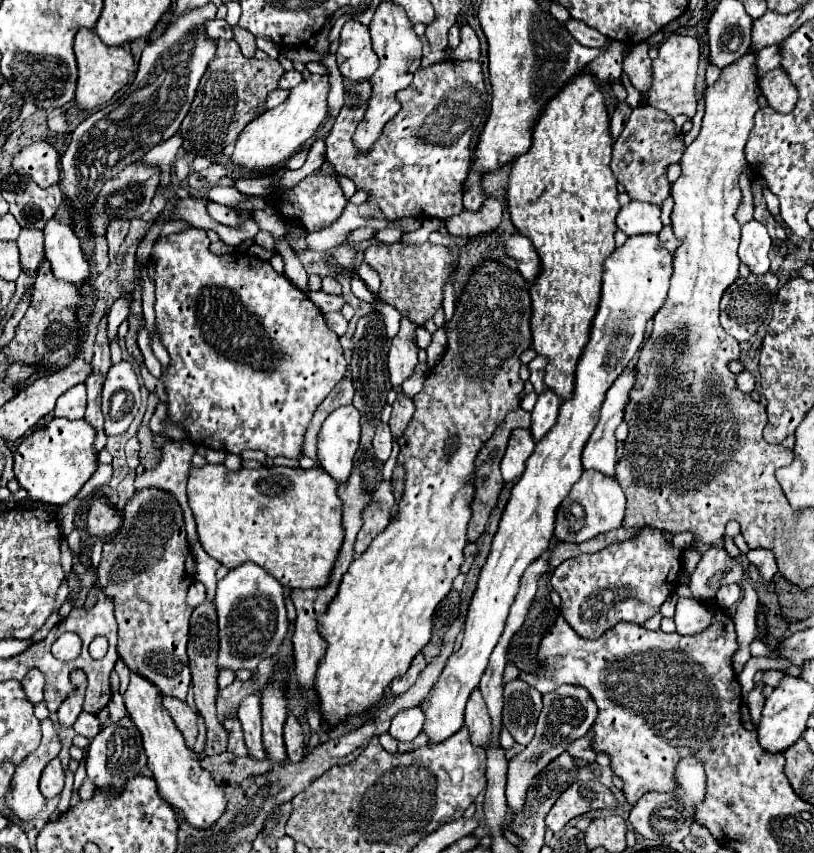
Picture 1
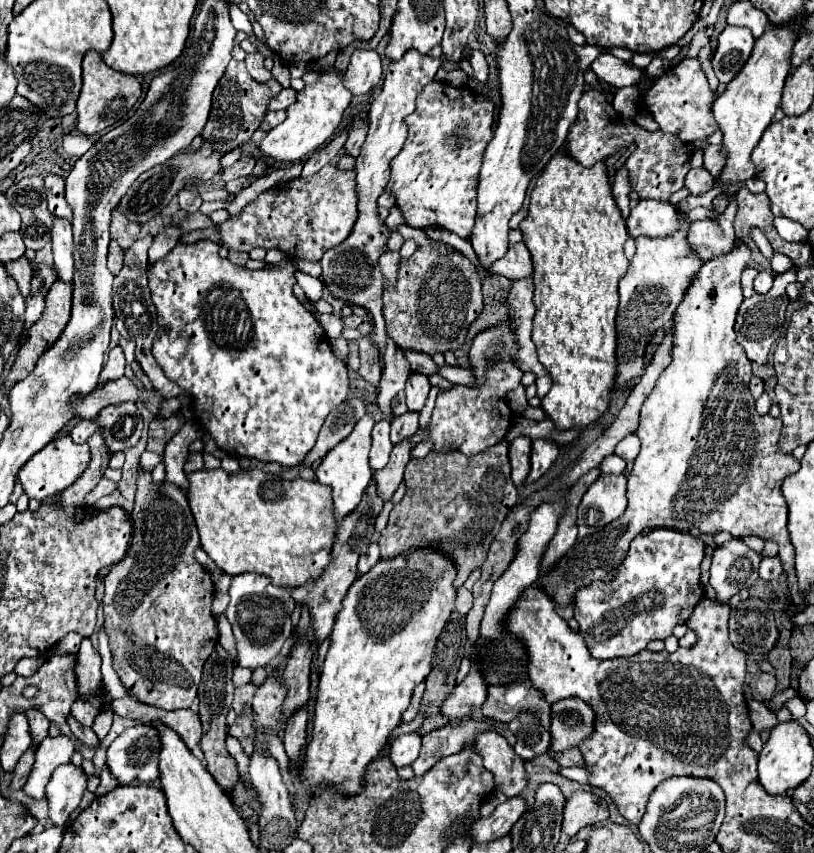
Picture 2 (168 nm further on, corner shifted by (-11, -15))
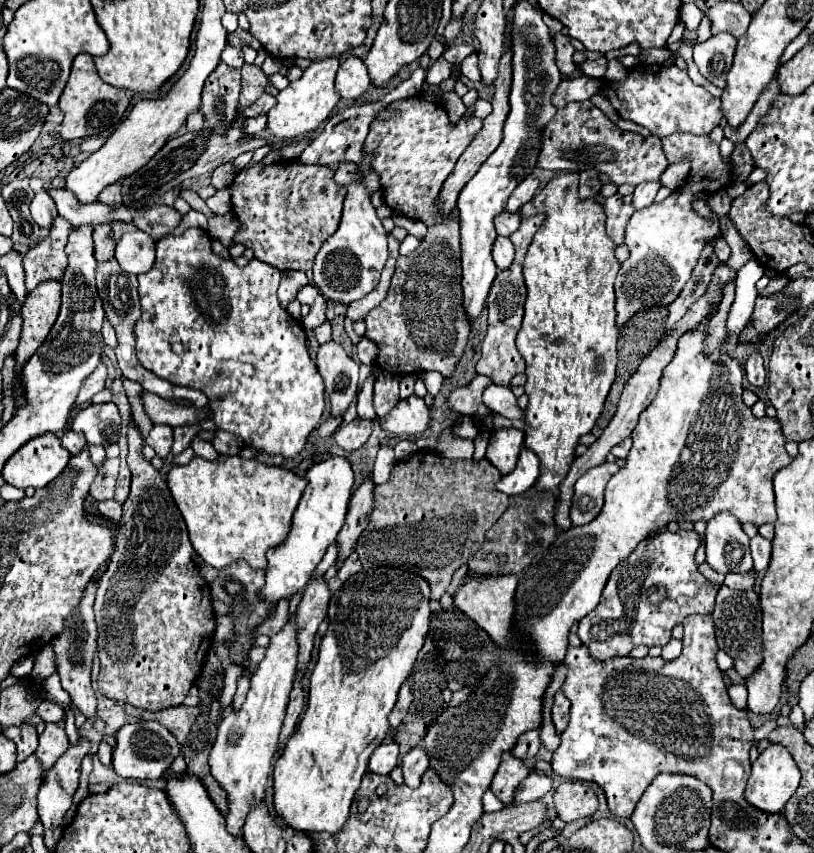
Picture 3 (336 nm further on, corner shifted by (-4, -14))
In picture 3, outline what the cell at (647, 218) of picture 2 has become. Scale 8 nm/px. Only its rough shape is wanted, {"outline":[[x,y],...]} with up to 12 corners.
{"outline":[[642,182],[632,194],[636,210],[652,206],[660,182]]}

